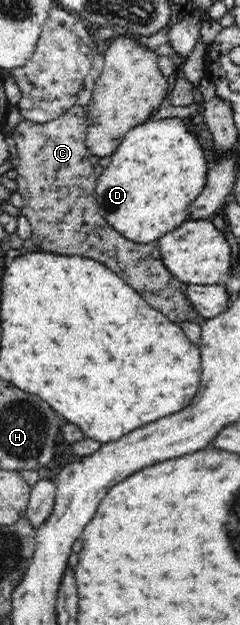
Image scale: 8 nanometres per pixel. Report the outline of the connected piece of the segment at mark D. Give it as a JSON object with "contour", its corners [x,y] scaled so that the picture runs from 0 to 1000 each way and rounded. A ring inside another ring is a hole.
{"contour":[[[750,189],[621,192],[533,210],[396,299],[408,338],[442,355],[558,387],[638,387],[796,352],[788,331],[842,309],[871,251]]]}

